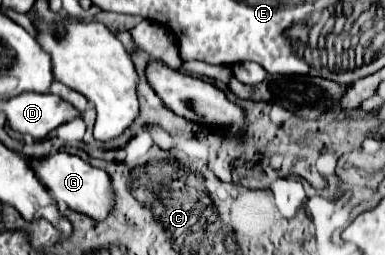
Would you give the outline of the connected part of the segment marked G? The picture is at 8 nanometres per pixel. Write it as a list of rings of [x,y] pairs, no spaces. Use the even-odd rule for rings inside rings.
[[[57,153],[57,155],[35,161],[31,165],[31,169],[45,183],[45,187],[49,187],[49,191],[53,191],[55,199],[59,199],[61,203],[65,203],[69,209],[73,209],[77,213],[83,213],[95,221],[103,221],[115,207],[115,189],[111,185],[109,173],[99,167],[93,167],[91,163],[79,159],[77,155]]]

